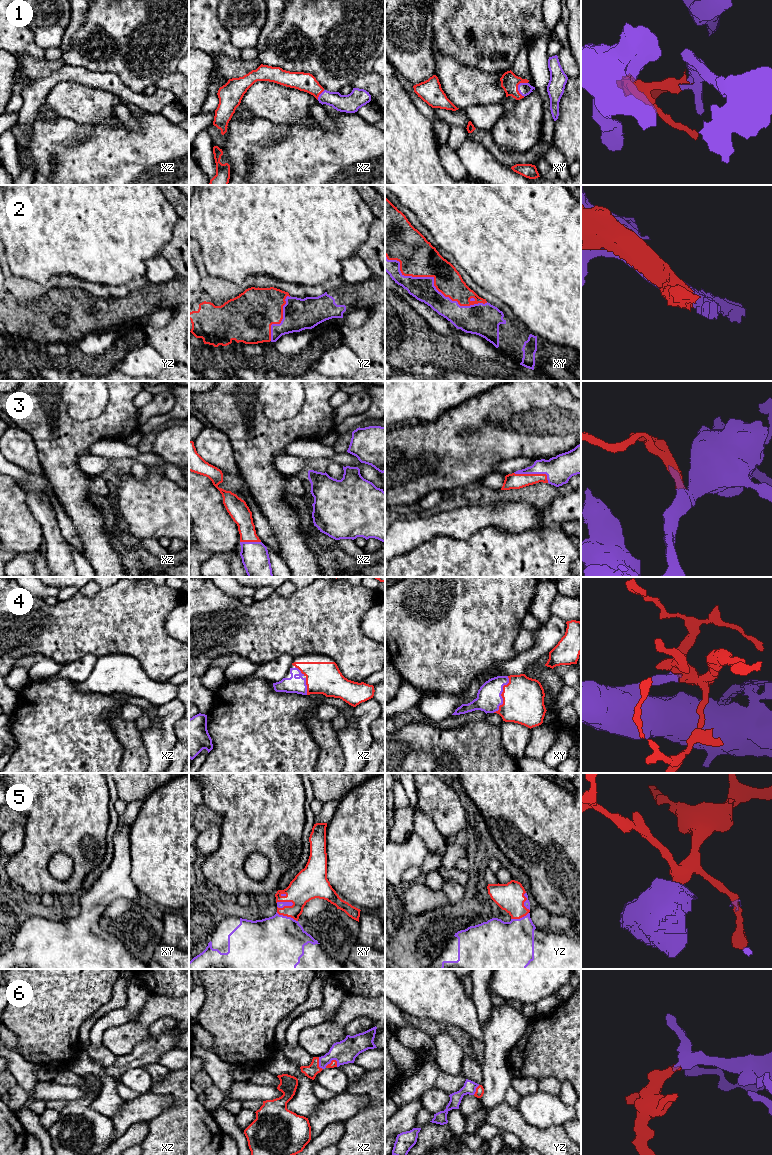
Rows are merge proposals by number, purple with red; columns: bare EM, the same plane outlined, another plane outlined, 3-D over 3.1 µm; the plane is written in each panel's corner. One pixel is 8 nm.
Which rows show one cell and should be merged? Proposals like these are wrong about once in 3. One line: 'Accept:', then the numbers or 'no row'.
Accept: 1, 2, 3, 4, 5, 6

